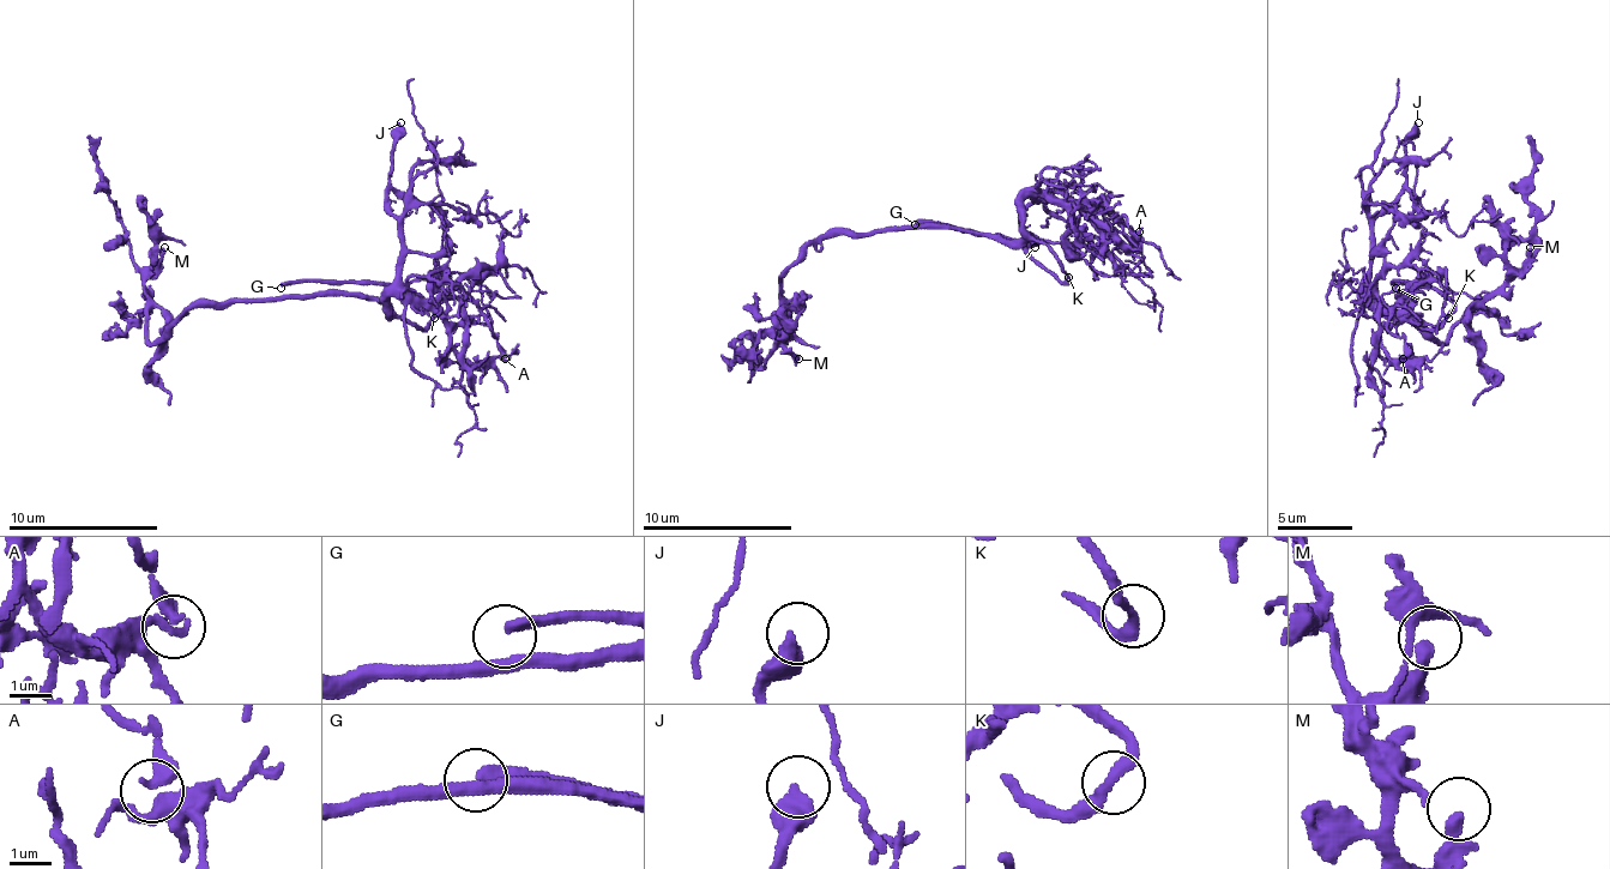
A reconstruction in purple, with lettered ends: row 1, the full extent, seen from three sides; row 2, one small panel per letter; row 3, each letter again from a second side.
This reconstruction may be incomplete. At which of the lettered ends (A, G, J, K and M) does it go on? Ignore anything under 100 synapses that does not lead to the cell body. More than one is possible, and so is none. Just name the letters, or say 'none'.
G

